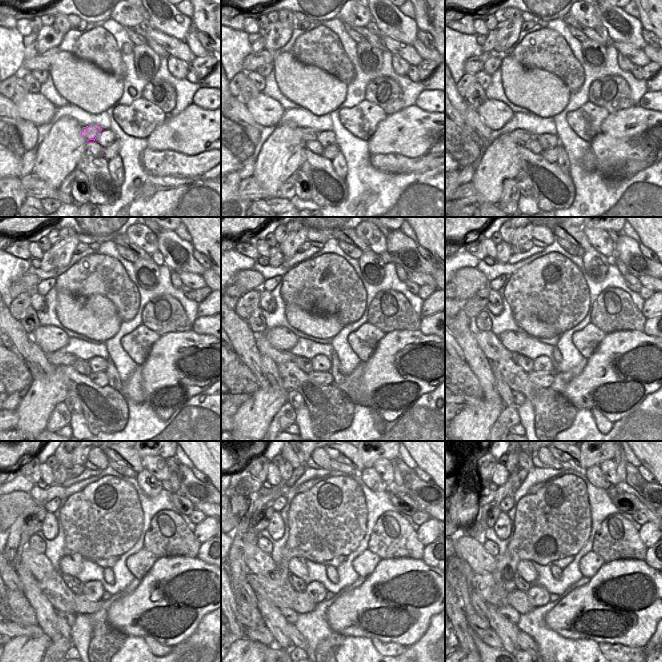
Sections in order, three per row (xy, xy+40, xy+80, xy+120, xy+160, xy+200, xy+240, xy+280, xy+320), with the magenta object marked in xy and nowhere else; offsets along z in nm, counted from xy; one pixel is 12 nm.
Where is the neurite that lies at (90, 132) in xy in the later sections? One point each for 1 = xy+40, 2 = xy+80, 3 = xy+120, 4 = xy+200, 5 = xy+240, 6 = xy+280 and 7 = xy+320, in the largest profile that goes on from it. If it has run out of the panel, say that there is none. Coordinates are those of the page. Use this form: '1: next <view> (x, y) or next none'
1: next xy+40 (306, 134)
2: next xy+80 (521, 136)
3: next xy+120 (56, 359)
4: next xy+200 (489, 342)
5: next xy+240 (39, 565)
6: next xy+280 (259, 563)
7: next xy+320 (471, 550)

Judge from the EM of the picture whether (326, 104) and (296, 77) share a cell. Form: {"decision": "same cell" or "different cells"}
{"decision": "same cell"}

